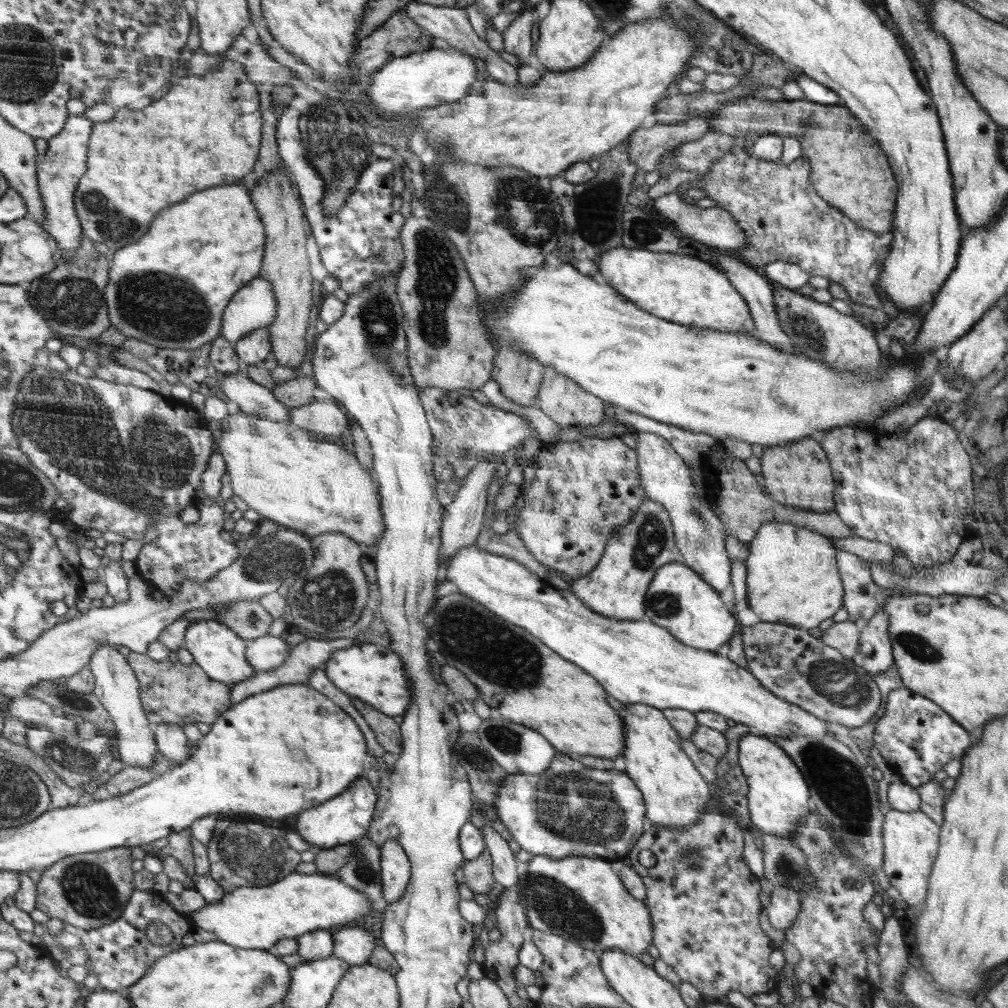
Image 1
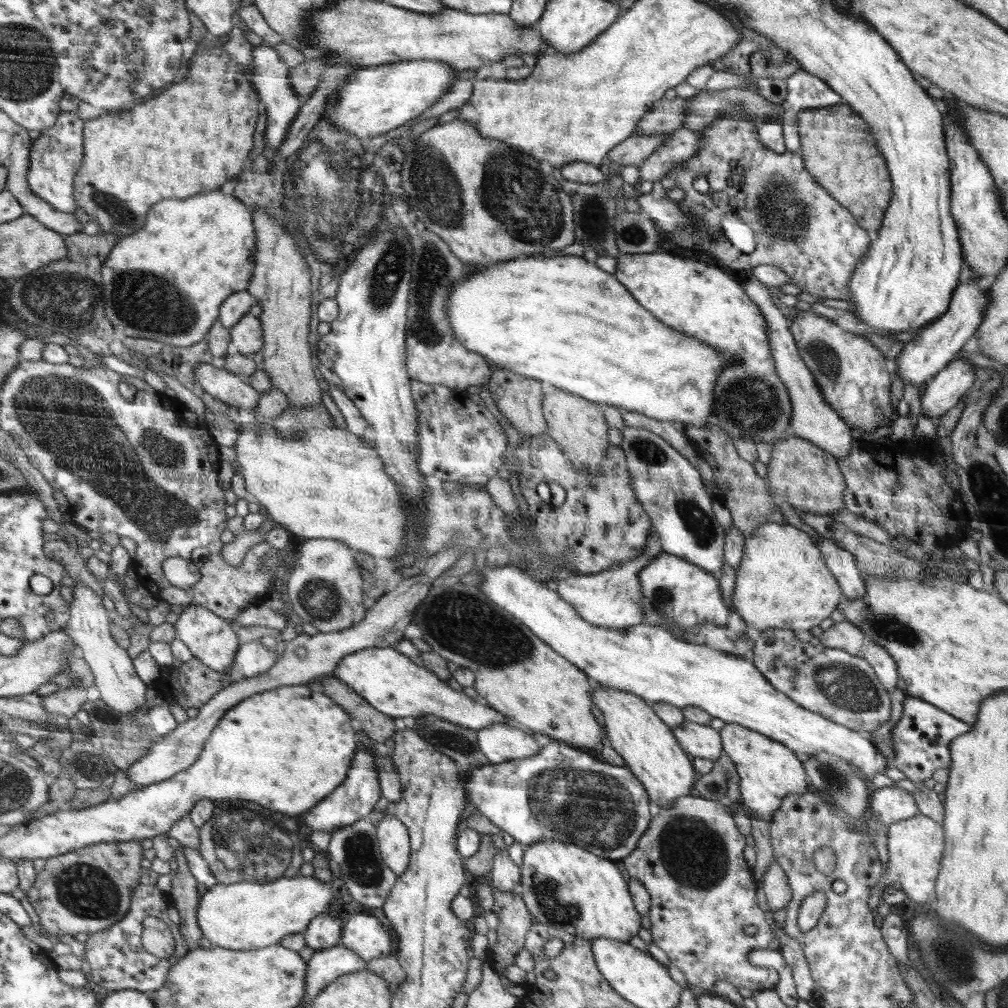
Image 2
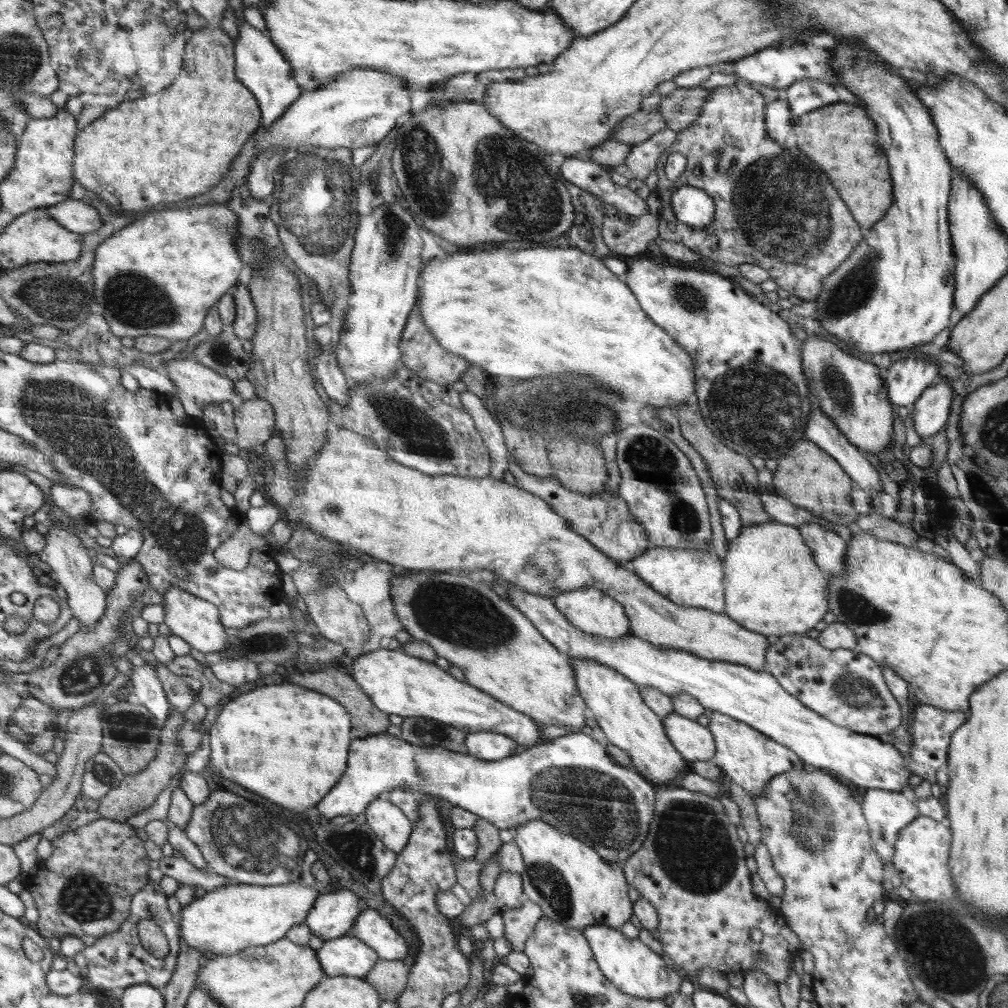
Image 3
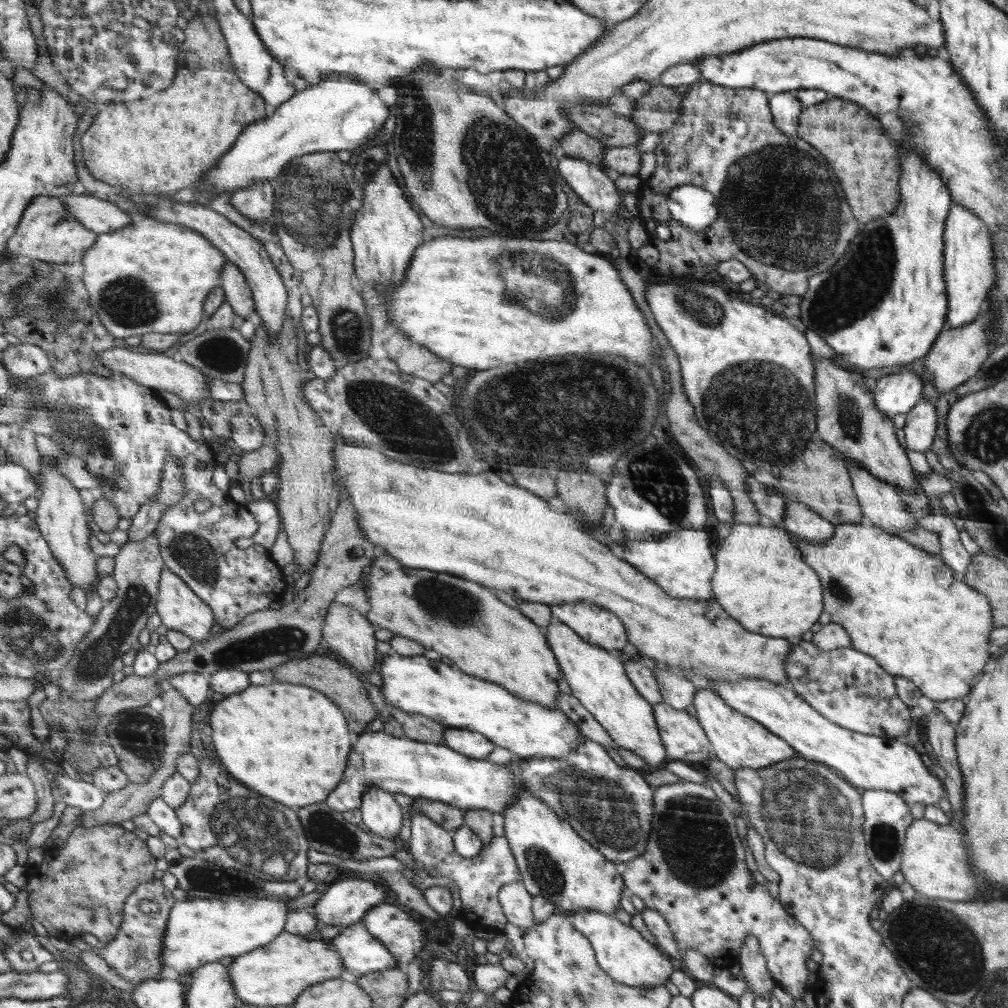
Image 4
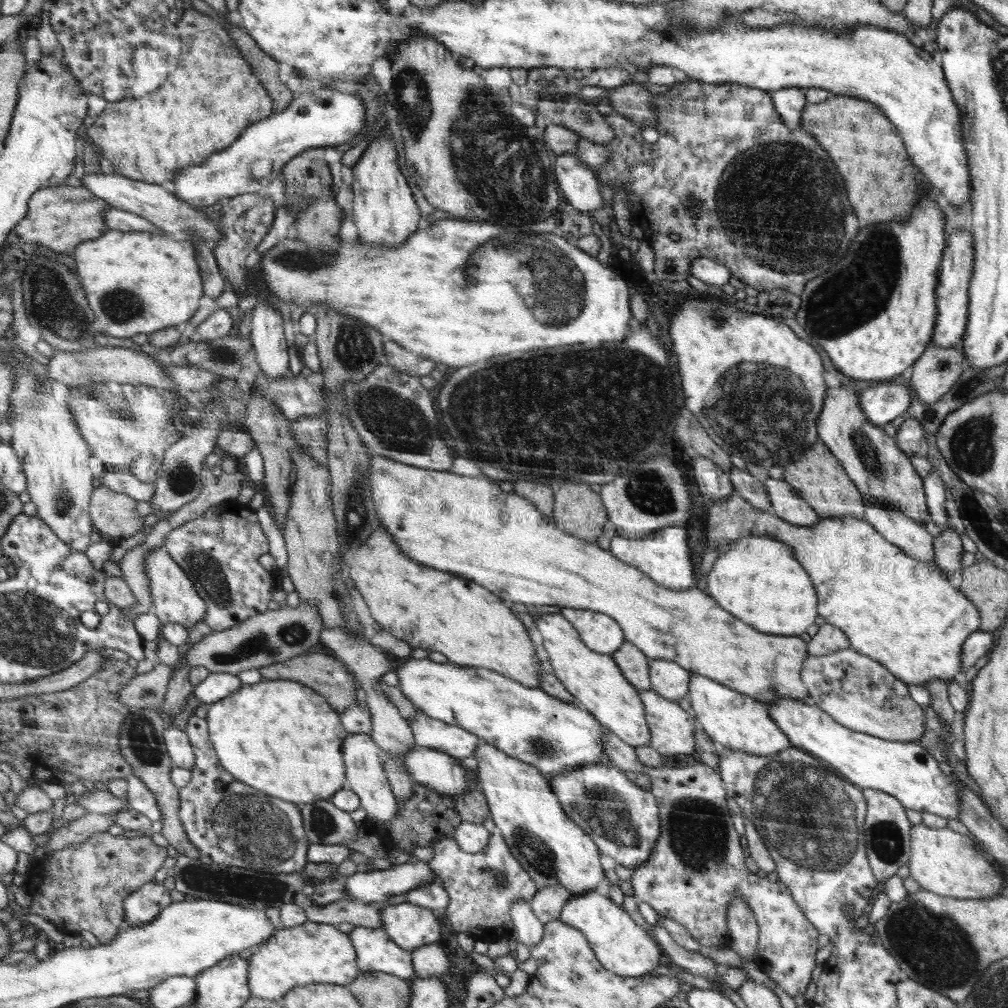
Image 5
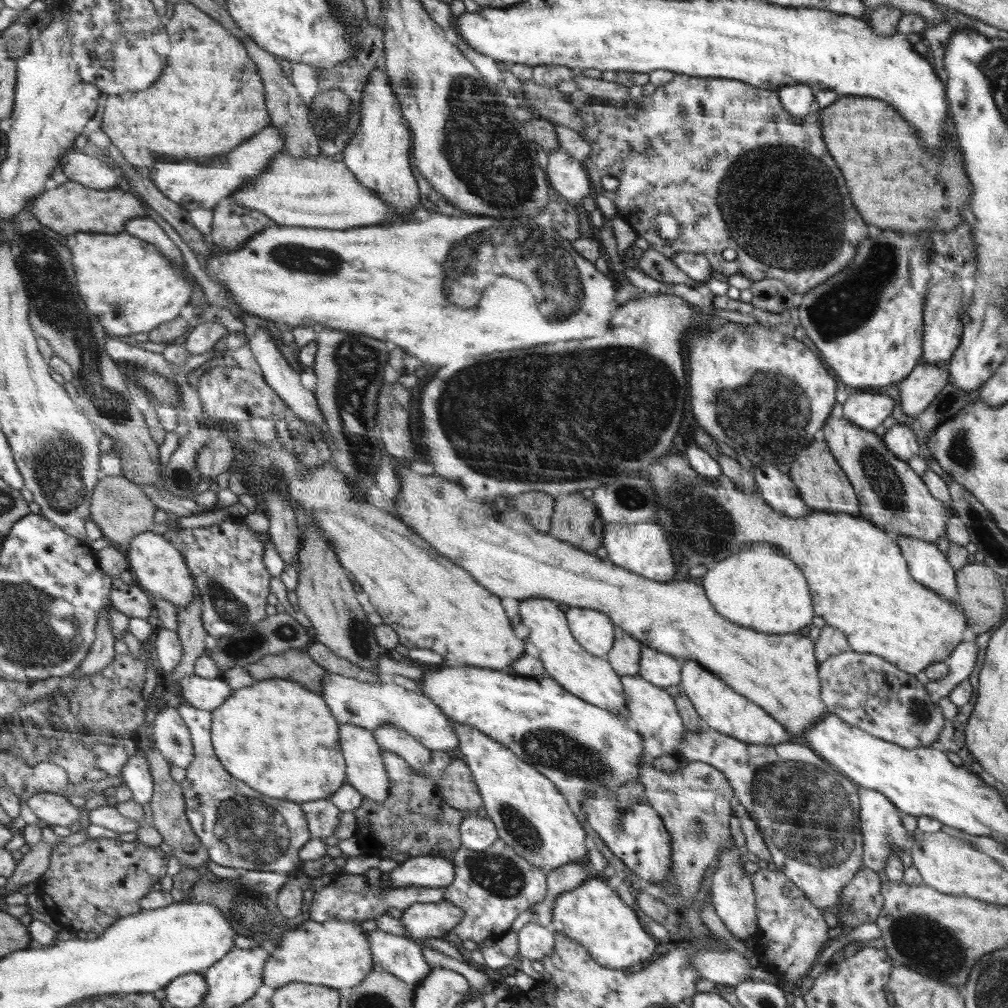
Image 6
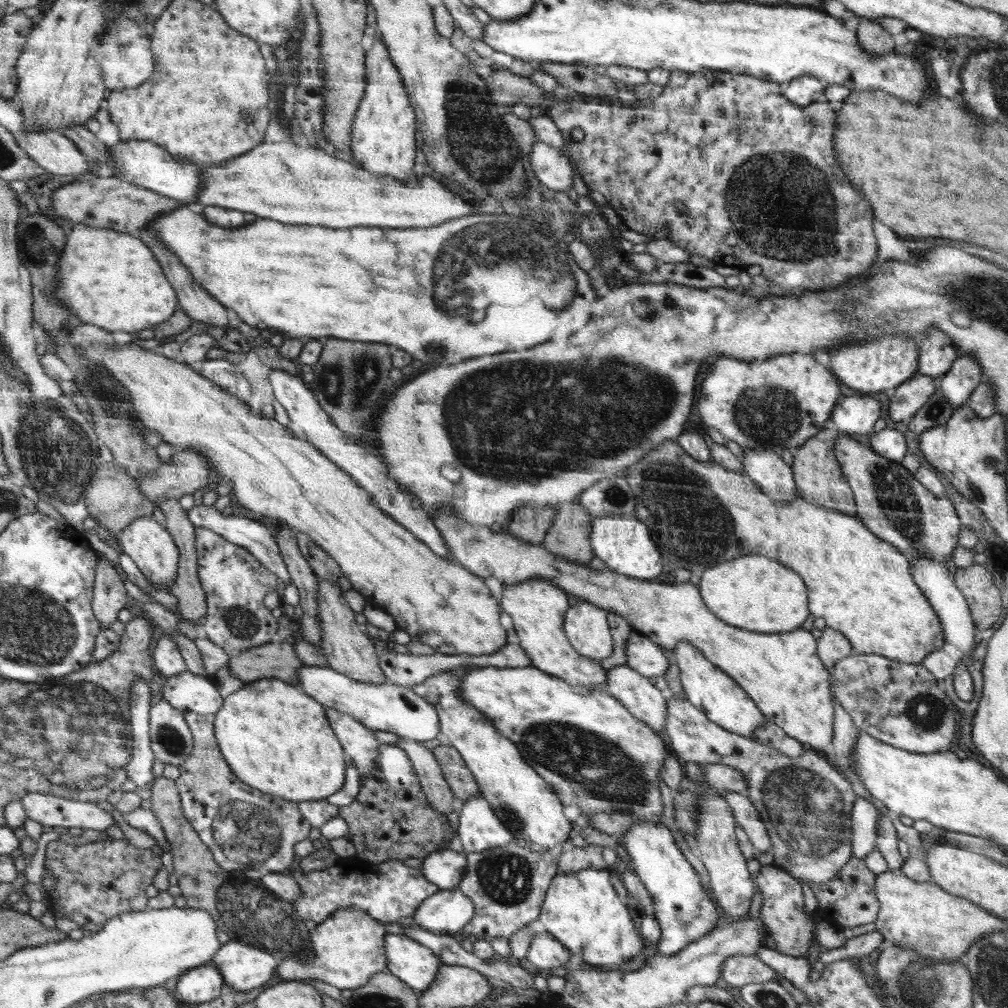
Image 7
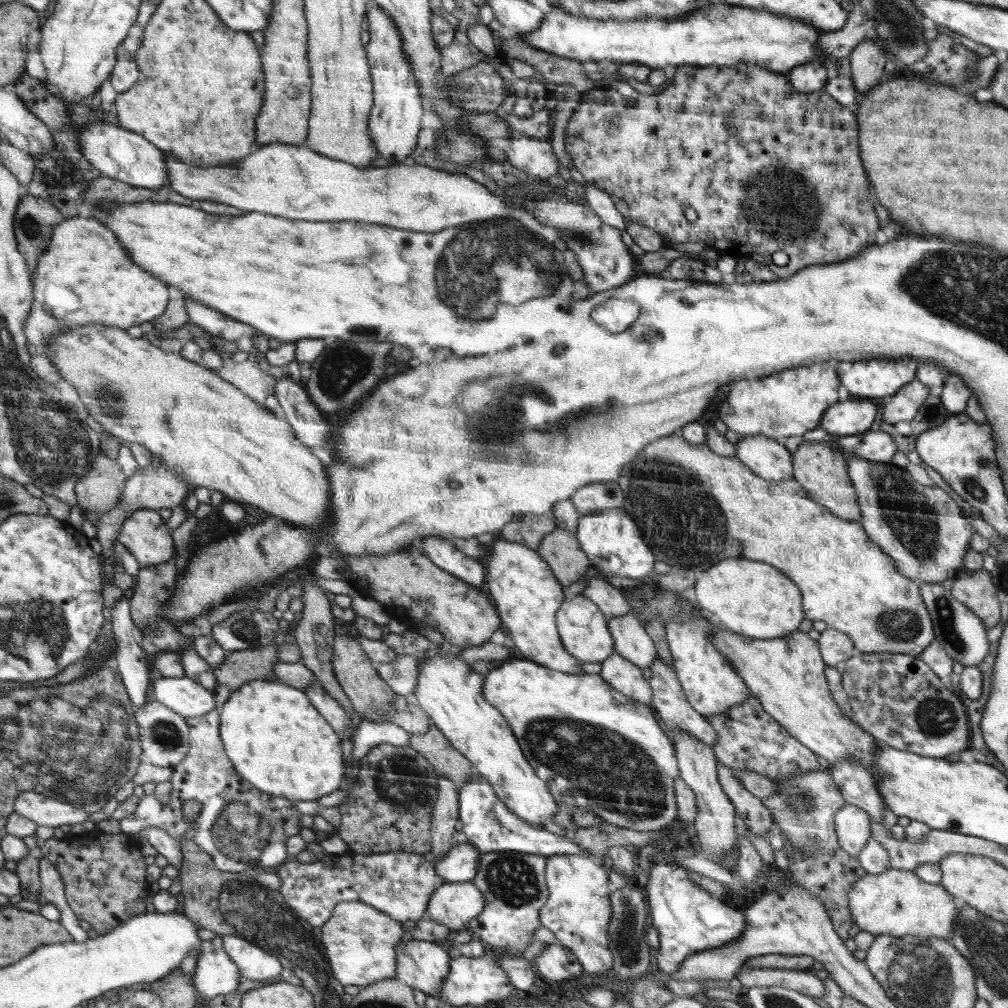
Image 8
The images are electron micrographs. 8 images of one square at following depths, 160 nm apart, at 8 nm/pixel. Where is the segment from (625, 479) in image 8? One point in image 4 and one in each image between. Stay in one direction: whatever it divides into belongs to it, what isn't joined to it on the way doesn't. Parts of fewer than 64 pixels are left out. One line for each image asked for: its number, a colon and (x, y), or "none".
4: (904, 606)
5: (900, 611)
6: (863, 584)
7: (700, 514)

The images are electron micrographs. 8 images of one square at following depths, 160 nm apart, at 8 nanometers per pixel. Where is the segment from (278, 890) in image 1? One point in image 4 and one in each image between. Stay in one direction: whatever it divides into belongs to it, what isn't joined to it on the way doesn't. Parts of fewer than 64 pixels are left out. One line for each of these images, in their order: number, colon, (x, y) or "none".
2: (248, 915)
3: (227, 920)
4: (202, 930)

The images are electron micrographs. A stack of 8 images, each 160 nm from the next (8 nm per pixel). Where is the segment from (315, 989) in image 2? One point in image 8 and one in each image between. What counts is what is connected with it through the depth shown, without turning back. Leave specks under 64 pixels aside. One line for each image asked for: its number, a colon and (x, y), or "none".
3: (348, 956)
4: (361, 953)
5: (376, 951)
6: (398, 955)
7: (414, 963)
8: (424, 965)

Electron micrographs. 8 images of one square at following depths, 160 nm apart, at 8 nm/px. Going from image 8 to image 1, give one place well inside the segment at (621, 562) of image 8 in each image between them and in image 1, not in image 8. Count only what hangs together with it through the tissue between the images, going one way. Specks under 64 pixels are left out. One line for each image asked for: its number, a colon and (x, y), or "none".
1: (680, 600)
2: (685, 594)
3: (691, 578)
4: (681, 563)
5: (663, 555)
6: (641, 547)
7: (624, 543)

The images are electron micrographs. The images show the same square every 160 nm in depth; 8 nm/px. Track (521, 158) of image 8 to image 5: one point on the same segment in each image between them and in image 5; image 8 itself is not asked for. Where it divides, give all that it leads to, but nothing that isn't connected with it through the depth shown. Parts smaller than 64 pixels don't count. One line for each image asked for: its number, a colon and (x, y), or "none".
5: (580, 185)
6: (567, 177)
7: (552, 169)

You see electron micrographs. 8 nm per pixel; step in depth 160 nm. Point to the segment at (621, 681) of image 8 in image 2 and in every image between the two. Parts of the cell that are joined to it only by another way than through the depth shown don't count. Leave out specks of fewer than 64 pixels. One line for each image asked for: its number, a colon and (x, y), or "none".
2: (701, 740)
3: (695, 741)
4: (684, 738)
5: (672, 729)
6: (654, 712)
7: (647, 703)

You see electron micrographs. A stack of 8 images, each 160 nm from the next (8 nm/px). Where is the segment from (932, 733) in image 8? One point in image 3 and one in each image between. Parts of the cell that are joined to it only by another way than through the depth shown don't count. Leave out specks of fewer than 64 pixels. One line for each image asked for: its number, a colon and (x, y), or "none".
3: (847, 687)
4: (847, 686)
5: (862, 694)
6: (865, 690)
7: (896, 702)

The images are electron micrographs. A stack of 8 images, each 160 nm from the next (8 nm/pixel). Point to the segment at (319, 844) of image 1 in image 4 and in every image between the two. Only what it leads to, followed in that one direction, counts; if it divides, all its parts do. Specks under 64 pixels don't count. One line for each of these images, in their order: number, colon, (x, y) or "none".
2: (348, 805)
3: (568, 782)
4: (611, 807)

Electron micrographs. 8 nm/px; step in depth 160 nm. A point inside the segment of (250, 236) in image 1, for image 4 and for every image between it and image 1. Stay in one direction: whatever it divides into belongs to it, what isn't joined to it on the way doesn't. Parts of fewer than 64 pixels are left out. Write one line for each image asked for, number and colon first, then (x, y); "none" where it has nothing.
2: (166, 283)
3: (159, 276)
4: (153, 276)

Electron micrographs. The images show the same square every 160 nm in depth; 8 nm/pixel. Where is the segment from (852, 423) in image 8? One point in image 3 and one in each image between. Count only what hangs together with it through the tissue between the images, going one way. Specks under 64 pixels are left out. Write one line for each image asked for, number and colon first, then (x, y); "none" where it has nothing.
3: (908, 378)
4: (895, 394)
5: (886, 400)
6: (868, 410)
7: (856, 414)

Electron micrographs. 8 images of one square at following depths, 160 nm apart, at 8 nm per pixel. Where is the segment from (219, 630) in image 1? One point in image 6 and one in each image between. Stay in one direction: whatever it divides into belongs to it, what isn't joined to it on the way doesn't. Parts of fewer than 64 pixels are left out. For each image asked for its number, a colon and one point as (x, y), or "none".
2: (213, 640)
3: (197, 621)
4: (181, 609)
5: (176, 599)
6: (157, 564)

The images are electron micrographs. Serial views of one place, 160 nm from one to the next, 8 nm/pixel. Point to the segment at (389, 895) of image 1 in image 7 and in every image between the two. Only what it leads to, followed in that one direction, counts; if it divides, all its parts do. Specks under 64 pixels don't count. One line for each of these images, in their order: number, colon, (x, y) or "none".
2: (394, 843)
3: (387, 821)
4: (381, 813)
5: (366, 777)
6: (366, 772)
7: (359, 741)

